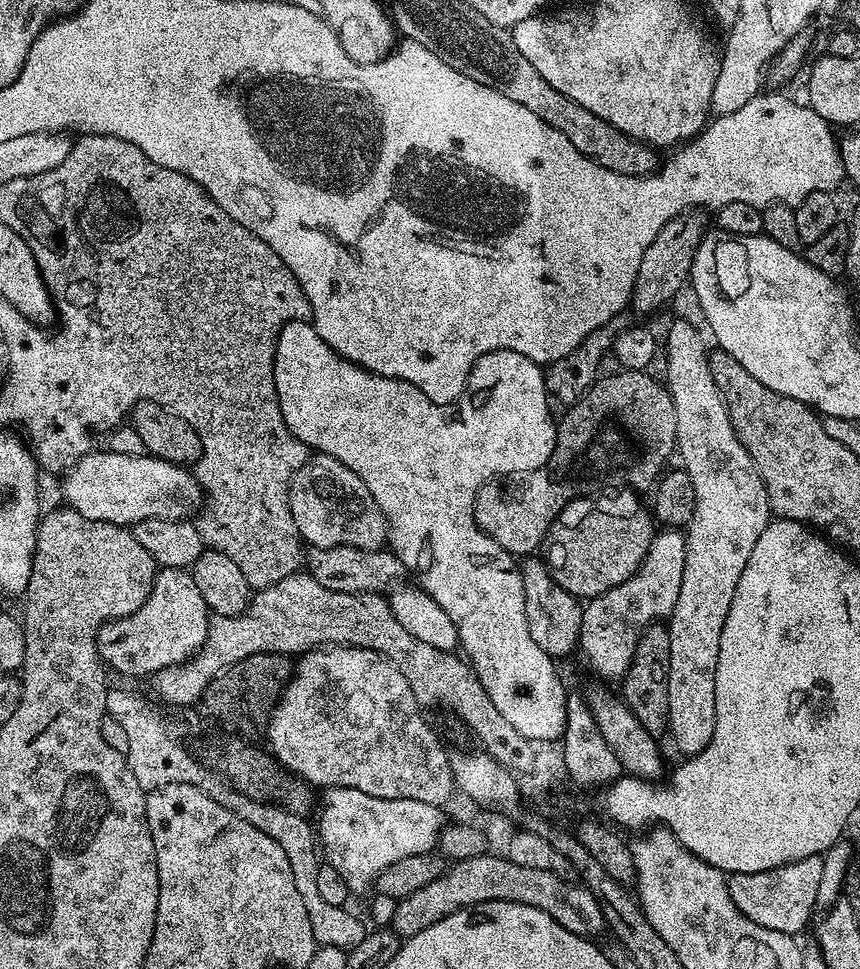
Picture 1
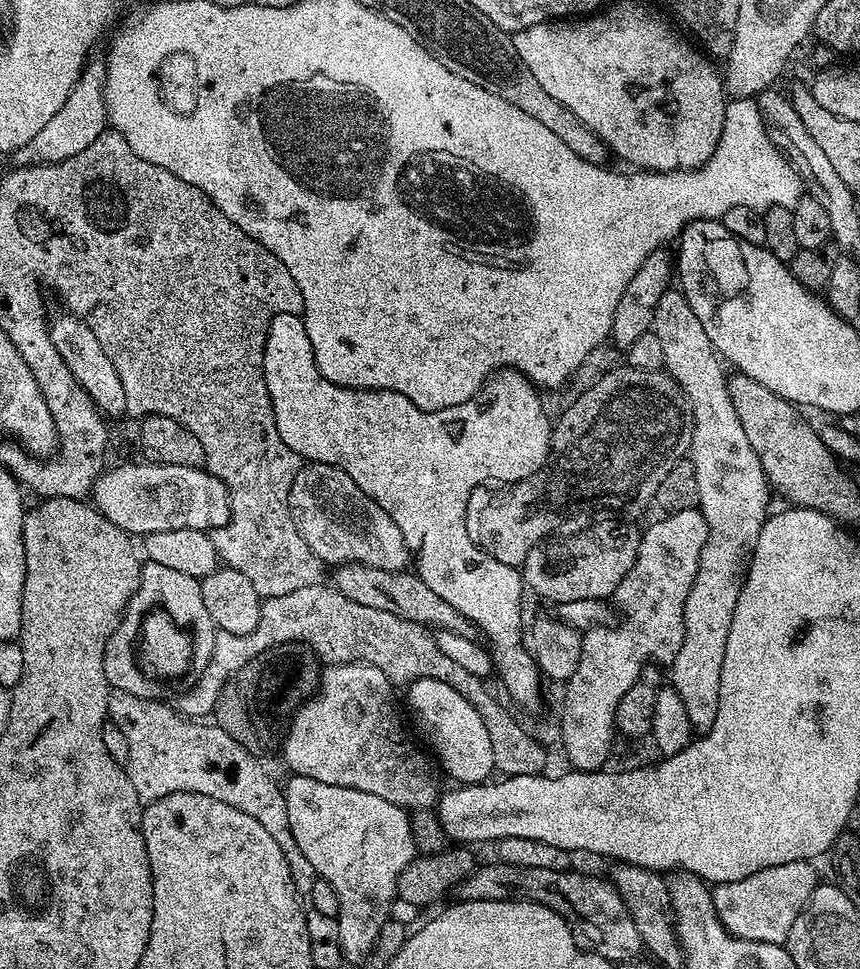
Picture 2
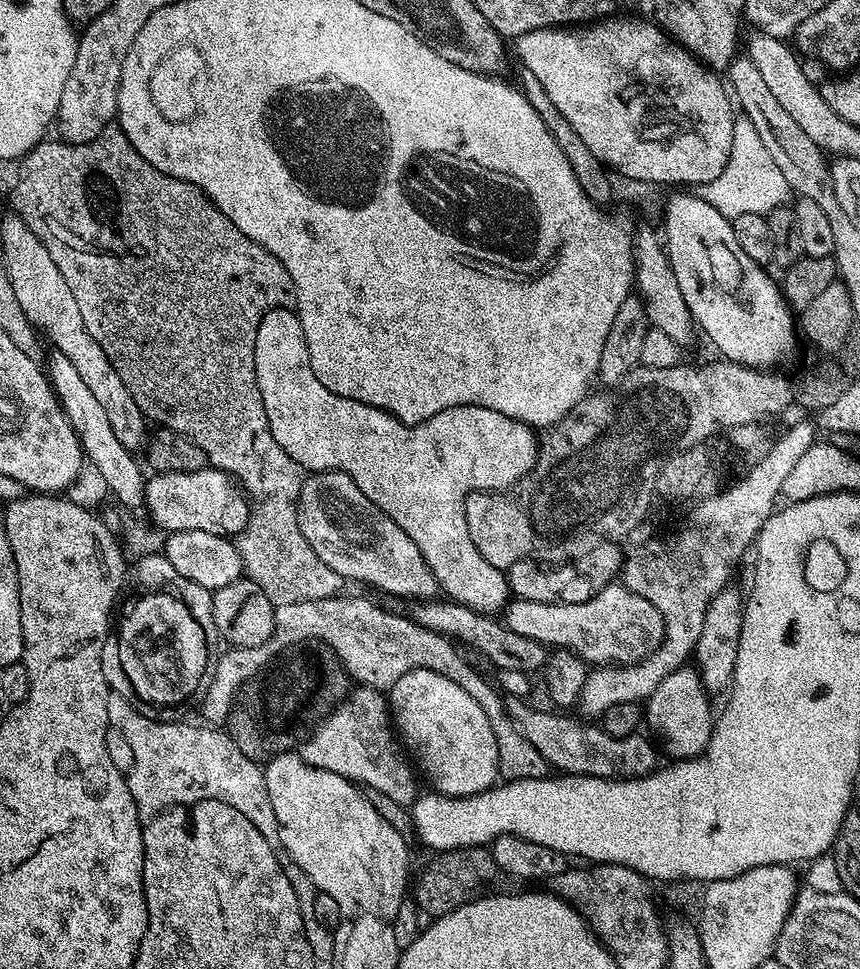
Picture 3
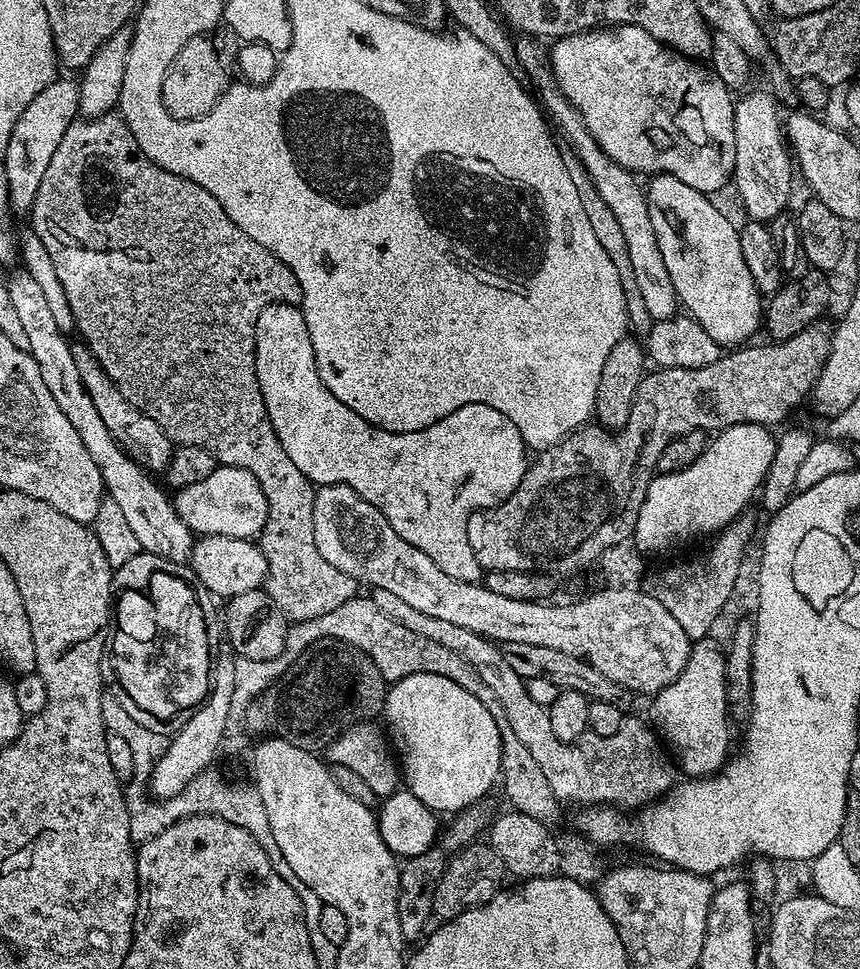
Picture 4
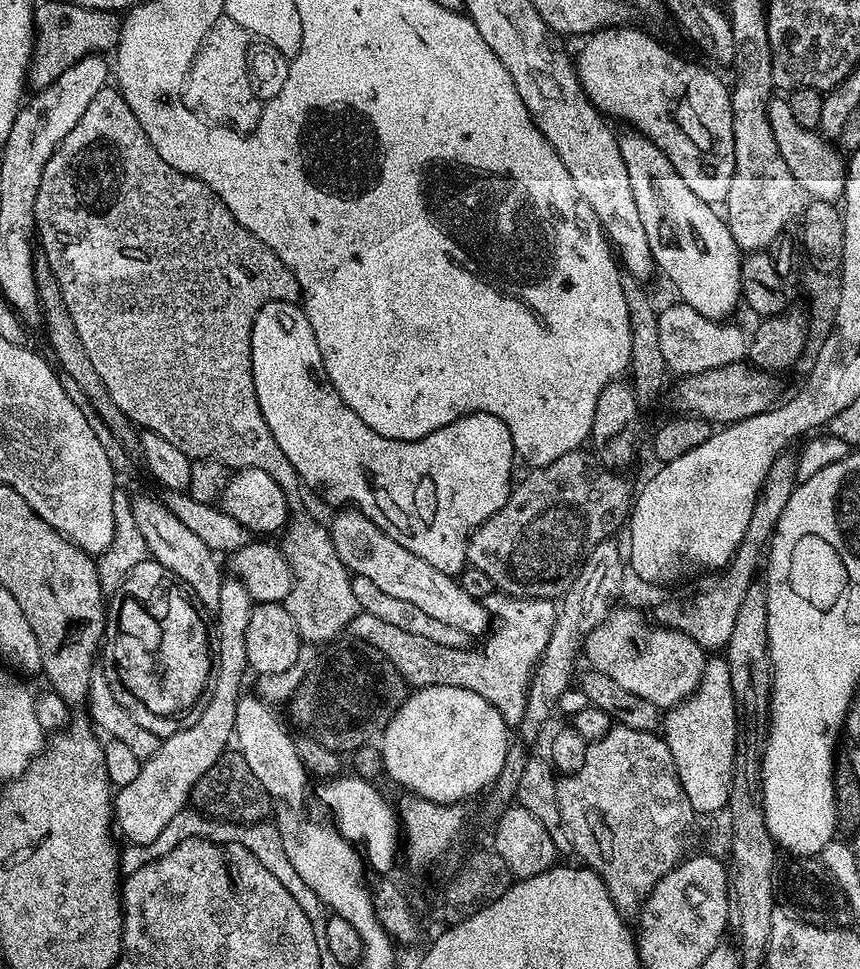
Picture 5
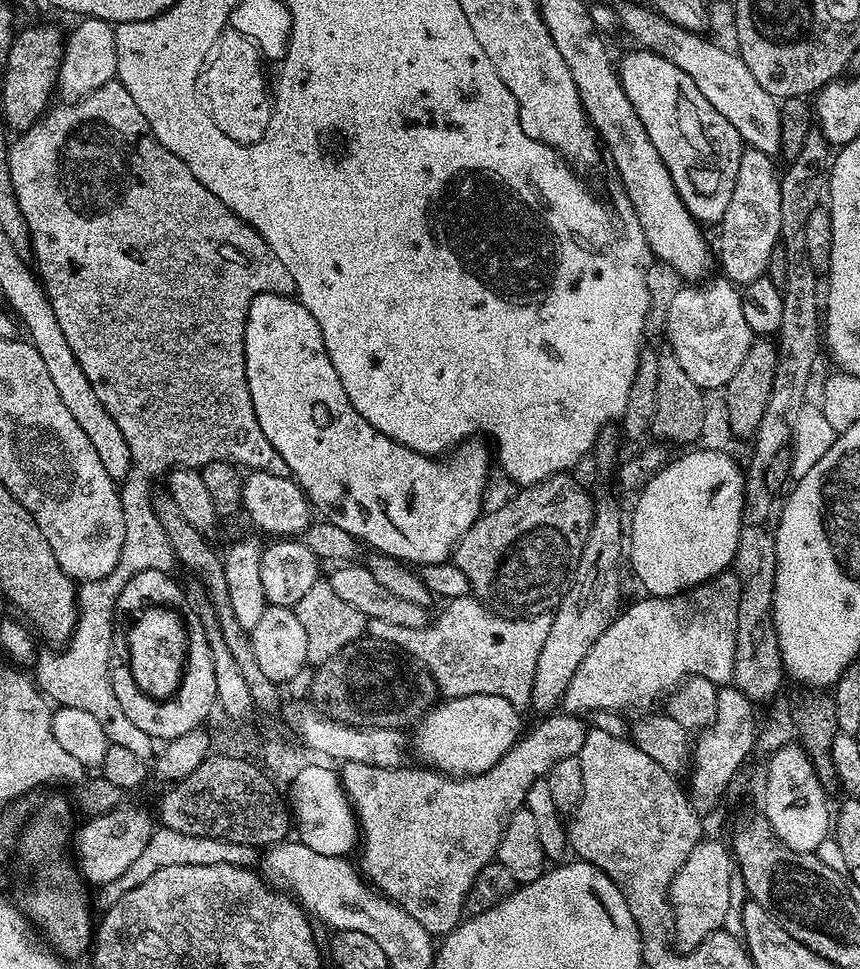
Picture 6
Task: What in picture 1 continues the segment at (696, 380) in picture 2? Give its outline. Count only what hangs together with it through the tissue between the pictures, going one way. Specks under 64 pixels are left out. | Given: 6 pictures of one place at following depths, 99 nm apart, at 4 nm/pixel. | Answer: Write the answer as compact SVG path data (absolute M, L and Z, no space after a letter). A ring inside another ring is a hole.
M676 320L668 328L668 380L666 387L674 402L674 414L676 415L676 439L678 441L678 460L682 463L683 471L690 474L694 482L696 491L696 505L694 506L694 518L688 523L686 529L686 568L682 570L682 590L678 590L678 602L674 602L672 615L666 621L666 627L670 634L670 662L668 663L668 697L670 698L670 710L668 711L668 732L672 740L676 743L676 748L681 753L681 757L687 758L696 756L714 738L714 670L718 666L718 646L720 645L720 635L722 626L726 626L726 614L730 614L730 602L734 602L734 590L738 590L738 578L742 578L742 570L746 570L746 562L750 558L750 553L754 550L754 545L758 538L762 538L762 530L770 523L770 509L768 507L768 495L764 489L762 478L754 466L754 458L742 446L742 442L736 436L734 426L730 422L728 407L724 405L724 399L720 397L718 386L714 382L714 374L708 365L710 348L704 345L705 333L695 328L688 320Z

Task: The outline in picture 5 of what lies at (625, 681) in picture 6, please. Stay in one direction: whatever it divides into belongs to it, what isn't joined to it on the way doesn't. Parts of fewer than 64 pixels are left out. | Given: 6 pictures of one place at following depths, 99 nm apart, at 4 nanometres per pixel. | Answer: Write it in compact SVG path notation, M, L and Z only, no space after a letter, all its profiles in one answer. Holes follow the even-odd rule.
M782 454L770 466L766 478L762 482L760 492L754 502L754 514L750 514L750 526L746 526L744 540L740 549L732 555L728 567L715 577L716 584L709 586L705 592L697 594L693 600L684 600L679 604L672 600L657 610L655 619L663 627L672 628L675 632L684 632L698 646L705 650L720 650L727 645L730 634L734 634L734 621L738 619L738 609L742 607L742 598L746 598L746 590L754 583L752 576L756 572L756 563L761 563L762 553L776 531L778 518L782 518L782 510L786 510L786 502L790 502L790 494L796 489L795 455ZM761 551L761 552L760 552ZM720 576L720 577L719 577ZM660 619L660 620L659 620Z

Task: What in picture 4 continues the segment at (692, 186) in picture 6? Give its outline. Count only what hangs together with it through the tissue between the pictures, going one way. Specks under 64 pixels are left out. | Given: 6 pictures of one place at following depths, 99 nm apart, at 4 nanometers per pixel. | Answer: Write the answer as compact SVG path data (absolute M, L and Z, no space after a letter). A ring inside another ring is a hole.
M633 24L597 26L587 32L576 32L573 36L559 37L553 44L556 45L552 48L550 67L552 79L556 81L556 87L568 99L572 109L582 118L582 122L586 126L586 130L590 130L594 142L598 142L598 146L602 146L605 154L614 162L618 162L618 166L628 169L633 174L641 174L640 172L667 174L678 178L678 182L686 182L686 186L694 186L694 190L705 194L713 194L712 192L718 191L727 180L729 183L736 167L736 143L734 142L736 106L733 93L722 82L722 78L716 76L711 67L690 60L681 52L668 48L662 42L658 42L658 38L646 34L646 30L642 30L642 26L634 26Z

